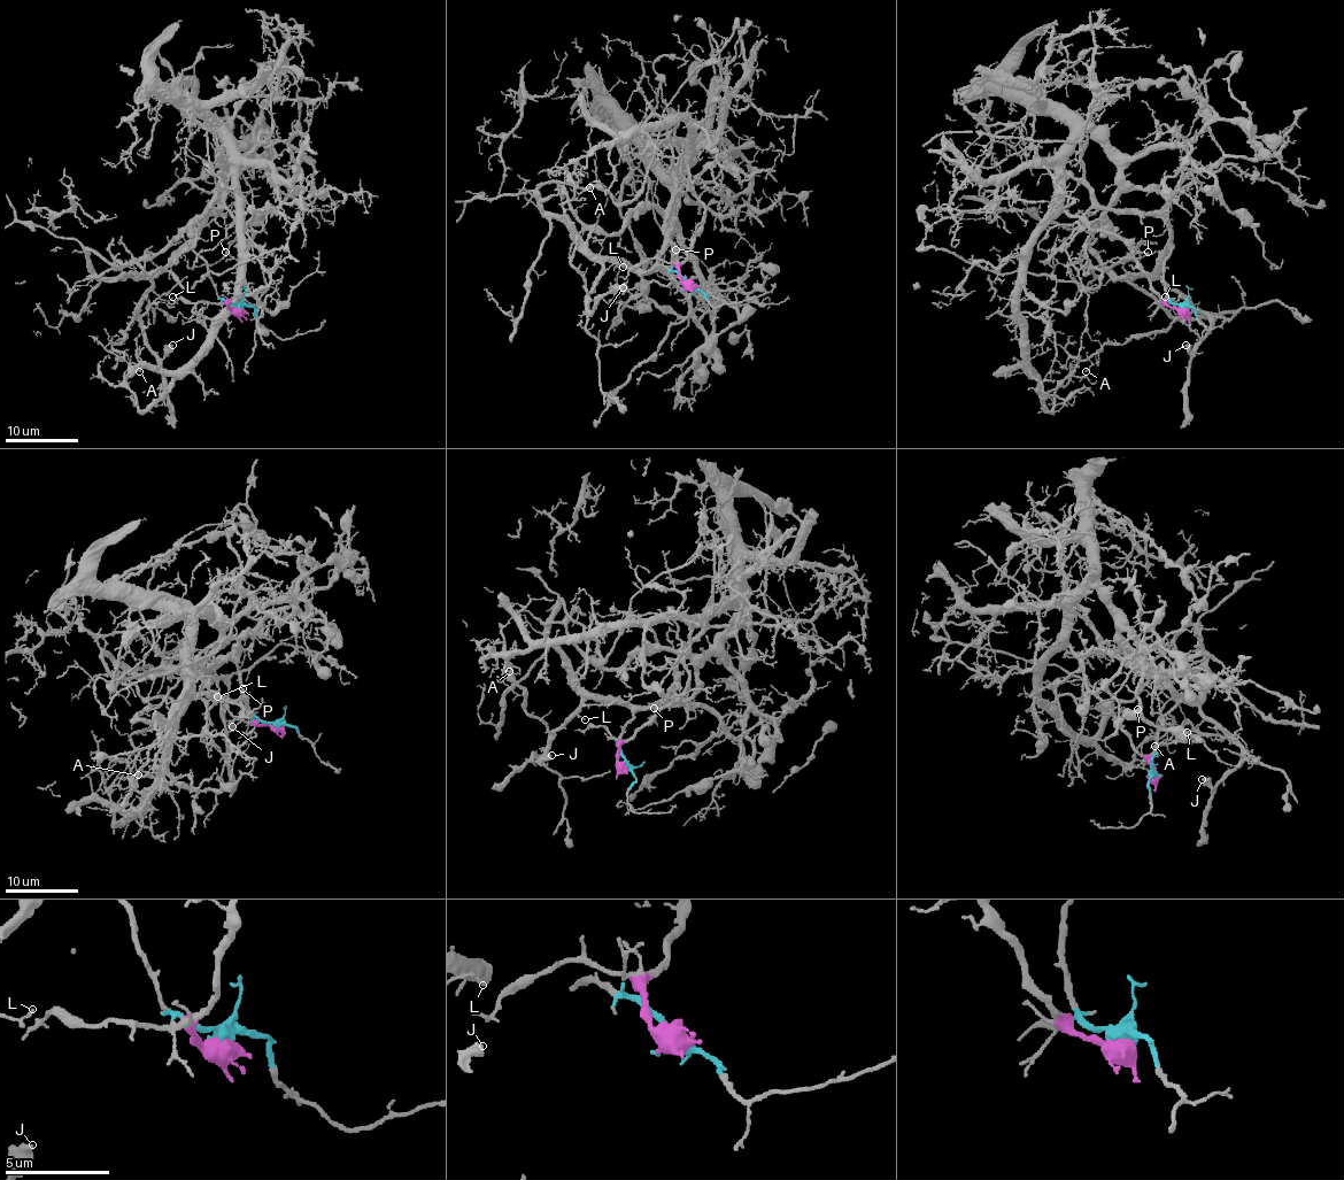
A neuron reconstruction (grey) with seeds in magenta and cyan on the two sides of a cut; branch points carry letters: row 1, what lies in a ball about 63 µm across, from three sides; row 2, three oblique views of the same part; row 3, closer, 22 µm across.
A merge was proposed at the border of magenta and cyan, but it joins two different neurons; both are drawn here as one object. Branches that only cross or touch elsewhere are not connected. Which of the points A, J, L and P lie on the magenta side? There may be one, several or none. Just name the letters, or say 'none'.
P

